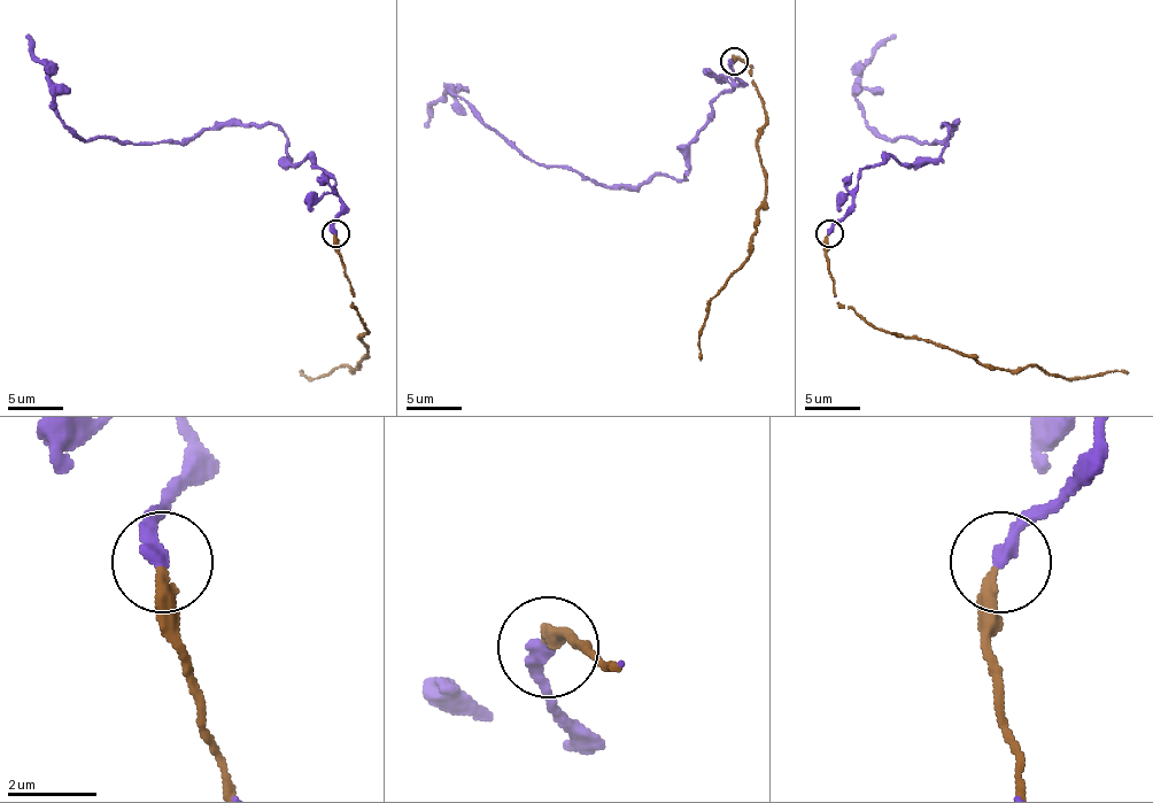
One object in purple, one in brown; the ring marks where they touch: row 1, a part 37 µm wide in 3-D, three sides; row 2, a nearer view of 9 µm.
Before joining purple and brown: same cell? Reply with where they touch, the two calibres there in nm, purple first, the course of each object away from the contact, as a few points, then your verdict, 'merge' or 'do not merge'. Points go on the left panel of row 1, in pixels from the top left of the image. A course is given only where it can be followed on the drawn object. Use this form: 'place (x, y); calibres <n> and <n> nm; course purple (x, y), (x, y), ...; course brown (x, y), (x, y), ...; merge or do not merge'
place (335, 233); calibres 340 and 280 nm; course purple (335, 233), (335, 182), (308, 156), (294, 164), (269, 123), (82, 140), (26, 35); course brown (335, 233), (366, 355), (355, 369), (302, 371); merge

